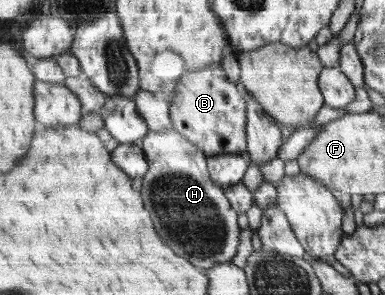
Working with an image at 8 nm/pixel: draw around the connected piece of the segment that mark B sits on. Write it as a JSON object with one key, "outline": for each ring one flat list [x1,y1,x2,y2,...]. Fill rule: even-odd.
{"outline":[[219,63,200,72,184,74,176,86,176,96,170,104,174,128,190,142,200,147,207,156,243,154,248,148,248,103,240,85,228,80]]}

